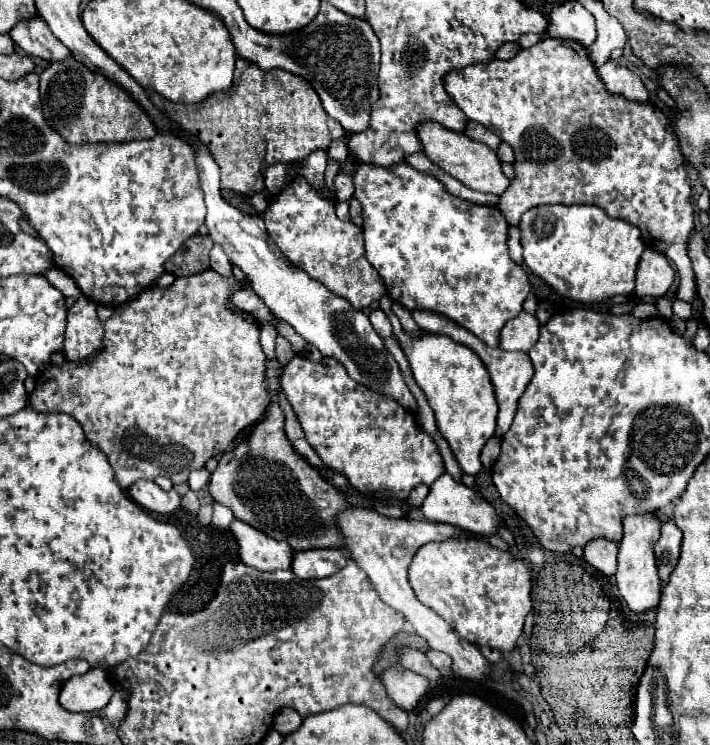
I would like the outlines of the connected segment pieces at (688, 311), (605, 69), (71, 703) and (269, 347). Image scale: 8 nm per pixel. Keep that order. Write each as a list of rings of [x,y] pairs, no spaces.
[[[673,300],[673,316],[681,318],[681,320],[689,320],[693,316],[693,308],[687,302],[681,300]]]
[[[607,62],[605,66],[601,66],[599,70],[599,78],[605,84],[609,94],[615,96],[623,96],[629,102],[639,102],[639,104],[647,104],[651,102],[647,88],[643,86],[643,82],[639,80],[639,76],[635,72],[631,72],[629,68],[617,64],[617,62]]]
[[[91,668],[87,674],[73,676],[61,686],[59,704],[69,712],[93,712],[105,708],[113,692],[107,672],[103,668]]]
[[[261,324],[261,346],[263,346],[263,352],[269,356],[269,358],[275,358],[275,338],[277,338],[277,332],[273,328],[273,324]]]

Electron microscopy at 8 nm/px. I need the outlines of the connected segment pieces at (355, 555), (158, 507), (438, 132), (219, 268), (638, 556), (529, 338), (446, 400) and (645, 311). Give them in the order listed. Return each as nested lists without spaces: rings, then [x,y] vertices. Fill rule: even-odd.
[[[347,506],[343,512],[337,514],[335,518],[337,530],[343,538],[343,548],[349,552],[349,558],[355,560],[361,570],[367,572],[371,584],[379,592],[385,604],[395,608],[409,620],[415,628],[415,632],[427,640],[427,644],[433,650],[441,650],[453,658],[453,674],[469,680],[483,680],[489,674],[489,662],[485,656],[479,652],[479,648],[465,638],[461,638],[441,616],[437,616],[433,610],[423,606],[409,580],[407,580],[407,568],[411,564],[411,558],[415,552],[427,544],[427,542],[443,542],[445,538],[451,536],[461,536],[465,534],[463,530],[457,530],[455,526],[441,526],[433,522],[419,522],[419,520],[409,520],[409,518],[389,518],[383,516],[371,508],[357,508],[357,506]]]
[[[149,480],[135,482],[133,486],[129,486],[127,492],[141,508],[157,514],[171,514],[181,504],[181,496],[175,490],[163,492],[155,482]]]
[[[425,122],[425,126],[421,128],[423,130],[419,138],[421,138],[421,144],[425,144],[425,156],[433,160],[439,168],[443,168],[447,174],[463,182],[467,188],[485,192],[485,194],[495,194],[495,196],[501,196],[509,188],[511,182],[503,174],[497,154],[491,152],[487,146],[473,142],[465,134],[453,134],[453,130],[445,130],[443,126],[437,126],[435,122]]]
[[[213,246],[211,250],[211,260],[209,260],[211,268],[215,272],[219,272],[221,276],[231,276],[231,262],[225,256],[225,252],[221,252],[221,246]]]
[[[643,514],[643,516],[629,516],[623,522],[623,540],[619,546],[619,566],[617,566],[617,586],[621,596],[625,598],[627,606],[635,614],[645,614],[649,610],[655,610],[661,596],[661,580],[657,574],[653,544],[661,536],[661,524],[655,514]]]
[[[521,310],[515,318],[511,318],[501,330],[501,350],[523,350],[527,352],[539,340],[539,320],[535,314]]]
[[[387,296],[379,300],[379,308],[387,314],[393,334],[399,340],[409,364],[415,382],[425,392],[429,406],[435,412],[435,422],[441,436],[447,440],[459,468],[465,474],[477,474],[481,470],[479,454],[485,442],[495,432],[495,418],[497,418],[497,400],[493,392],[493,384],[489,372],[481,358],[467,348],[447,336],[441,334],[425,334],[421,338],[411,338],[401,330],[399,318],[391,310],[391,302]]]
[[[639,302],[629,314],[633,314],[635,318],[655,318],[657,316],[657,310],[651,302]]]

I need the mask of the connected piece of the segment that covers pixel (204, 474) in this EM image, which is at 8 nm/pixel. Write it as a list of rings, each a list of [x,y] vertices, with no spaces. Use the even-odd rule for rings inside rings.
[[[201,468],[201,470],[195,470],[195,472],[191,472],[191,474],[189,474],[187,484],[189,484],[189,488],[191,488],[191,490],[201,490],[203,486],[207,486],[209,478],[211,478],[211,474],[209,474],[205,468]]]

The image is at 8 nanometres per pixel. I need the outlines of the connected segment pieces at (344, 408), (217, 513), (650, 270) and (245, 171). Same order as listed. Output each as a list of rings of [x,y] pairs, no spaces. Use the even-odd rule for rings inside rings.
[[[295,354],[289,364],[283,368],[283,394],[291,404],[297,420],[305,432],[307,442],[319,454],[325,466],[337,470],[347,476],[351,486],[365,494],[393,494],[397,500],[407,502],[411,490],[417,484],[431,486],[439,474],[443,474],[443,458],[437,450],[437,444],[429,434],[417,428],[415,418],[397,400],[385,394],[377,394],[367,386],[355,382],[335,358],[323,358],[321,362],[313,362]]]
[[[213,502],[213,522],[211,524],[215,528],[227,530],[229,524],[231,524],[231,520],[233,520],[233,512],[229,508],[225,508],[223,504],[219,504],[219,502]]]
[[[647,248],[641,256],[641,262],[637,266],[637,298],[659,298],[665,296],[671,288],[675,278],[675,270],[671,268],[665,254]]]
[[[237,58],[231,88],[227,92],[211,94],[201,104],[175,104],[159,94],[151,94],[149,98],[181,130],[209,146],[221,168],[221,188],[241,194],[255,194],[257,184],[259,190],[265,188],[265,168],[277,162],[299,162],[313,150],[327,150],[331,140],[345,136],[339,122],[325,114],[321,100],[309,82],[285,70],[257,70],[257,66],[243,58]]]

